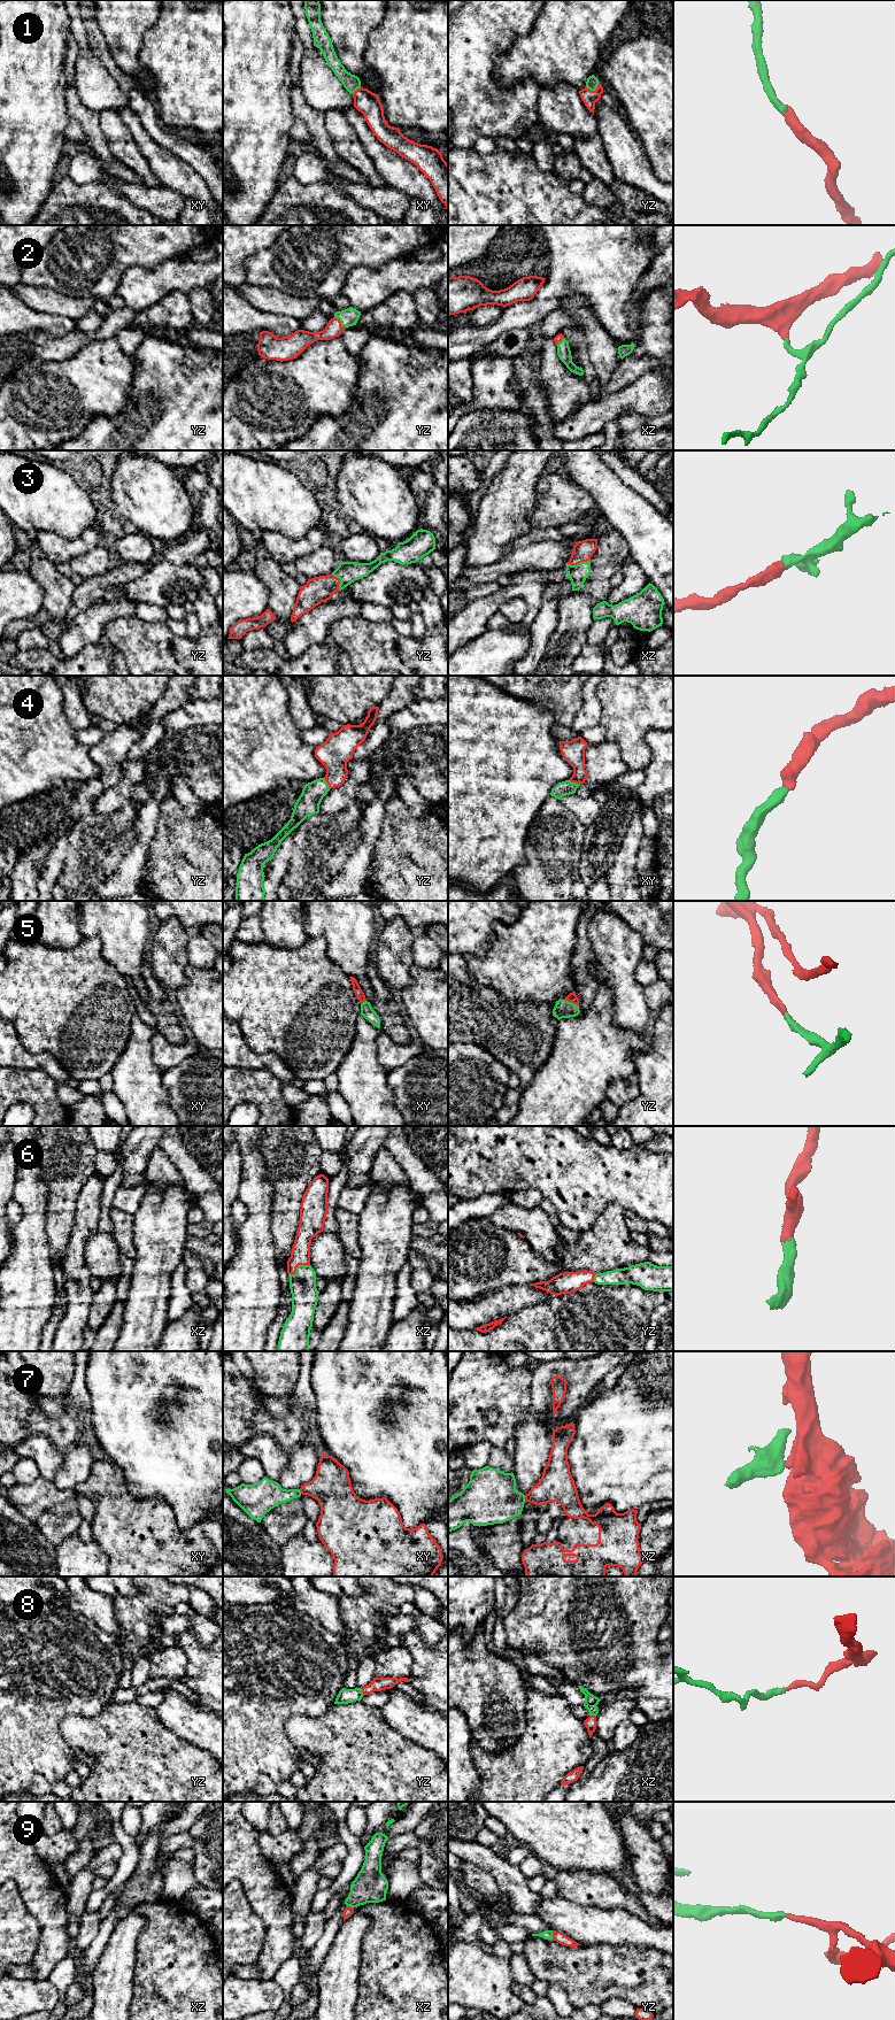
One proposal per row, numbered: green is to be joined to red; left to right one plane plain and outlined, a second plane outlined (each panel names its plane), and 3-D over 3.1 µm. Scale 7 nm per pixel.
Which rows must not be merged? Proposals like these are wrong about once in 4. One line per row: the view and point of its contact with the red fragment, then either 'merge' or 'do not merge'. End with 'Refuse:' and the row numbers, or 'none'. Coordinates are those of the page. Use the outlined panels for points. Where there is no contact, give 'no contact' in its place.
1: meets red in yz at (595, 90); merge
2: meets red in yz at (340, 322); merge
3: meets red in xz at (578, 563); merge
4: meets red in xy at (575, 781); merge
5: meets red in yz at (571, 1002); merge
6: meets red in xz at (296, 1266); merge
7: meets red in xz at (525, 1498); do not merge
8: meets red in xz at (593, 1716); merge
9: meets red in yz at (553, 1935); merge
Refuse: 7

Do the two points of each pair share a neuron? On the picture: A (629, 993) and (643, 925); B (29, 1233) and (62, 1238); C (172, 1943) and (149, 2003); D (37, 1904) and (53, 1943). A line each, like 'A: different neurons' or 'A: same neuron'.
A: different neurons
B: different neurons
C: same neuron
D: same neuron

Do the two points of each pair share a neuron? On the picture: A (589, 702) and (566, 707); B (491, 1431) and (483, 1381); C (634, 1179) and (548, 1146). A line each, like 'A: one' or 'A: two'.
A: two
B: one
C: one

